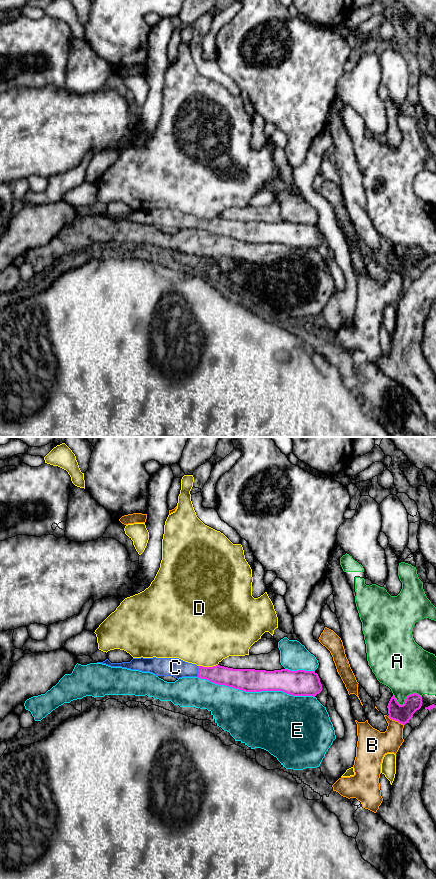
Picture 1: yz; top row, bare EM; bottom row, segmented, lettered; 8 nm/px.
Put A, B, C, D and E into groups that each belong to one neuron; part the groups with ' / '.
A / B / C / D / E

